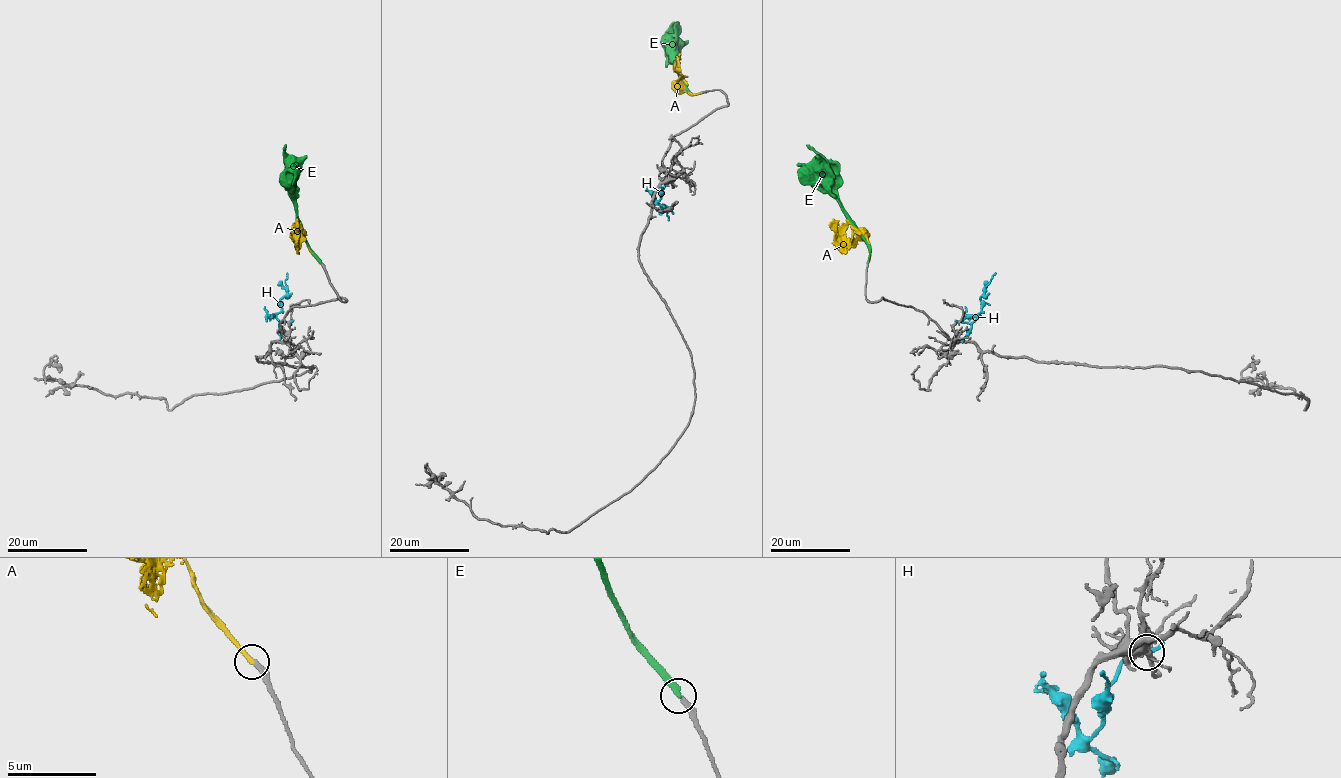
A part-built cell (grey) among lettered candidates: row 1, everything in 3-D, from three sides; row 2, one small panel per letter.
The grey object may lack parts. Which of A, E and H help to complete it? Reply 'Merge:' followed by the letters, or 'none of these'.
Merge: A

